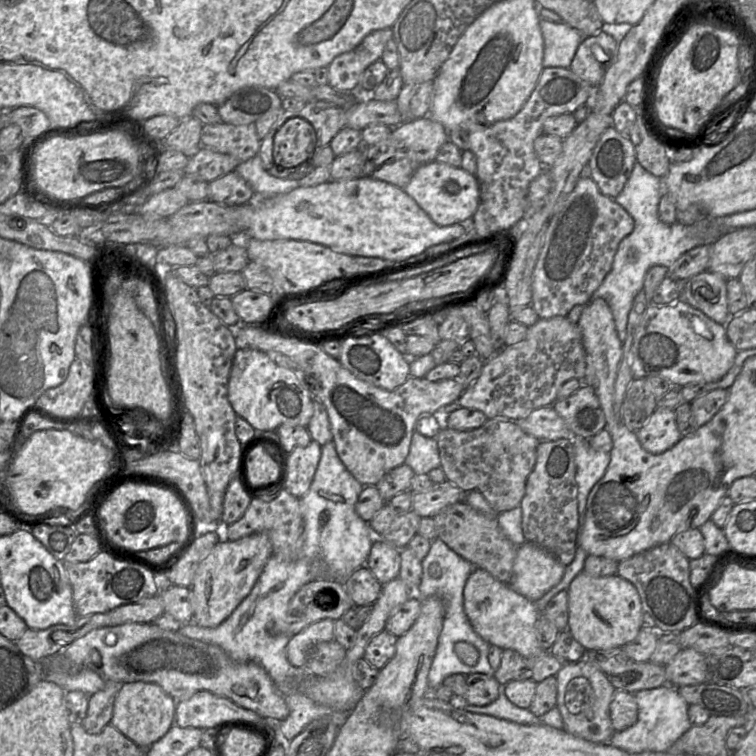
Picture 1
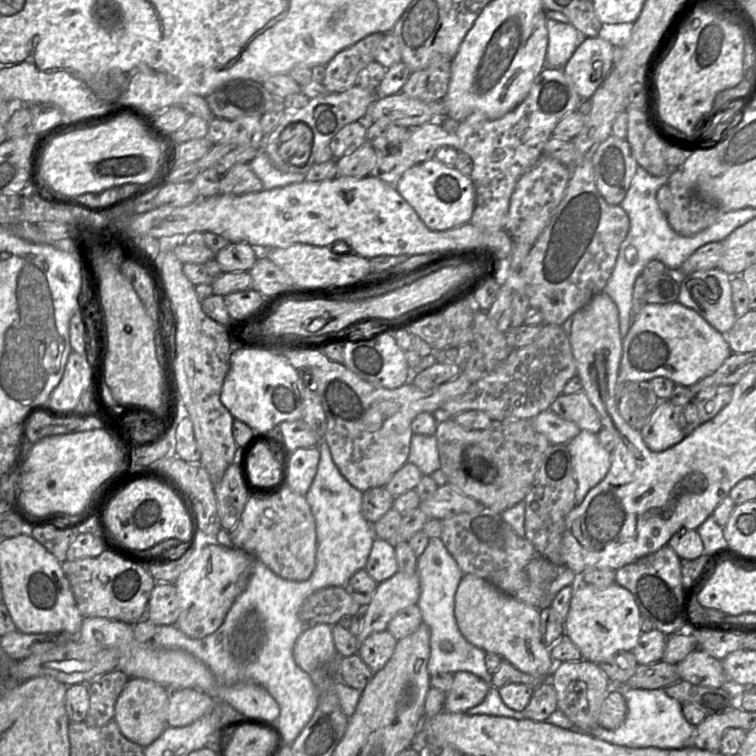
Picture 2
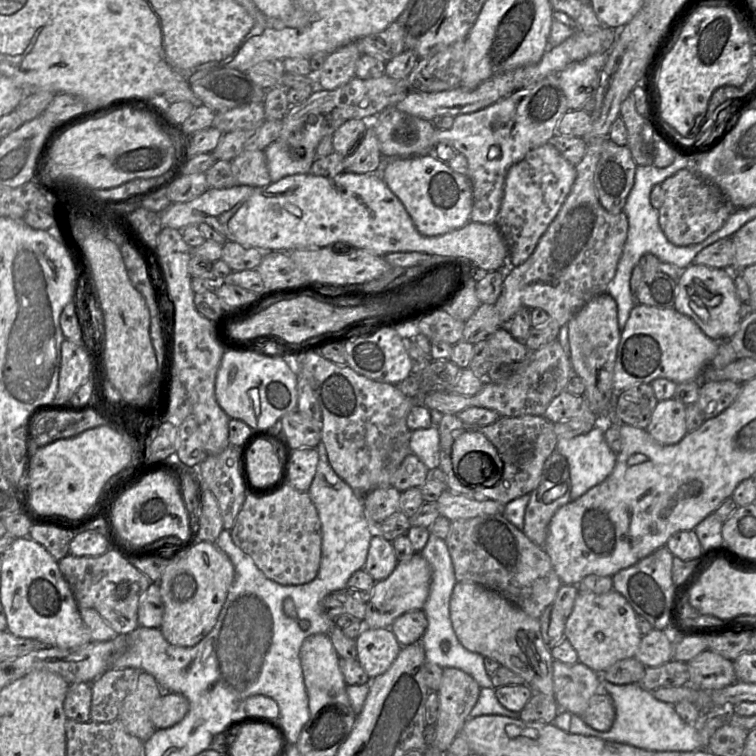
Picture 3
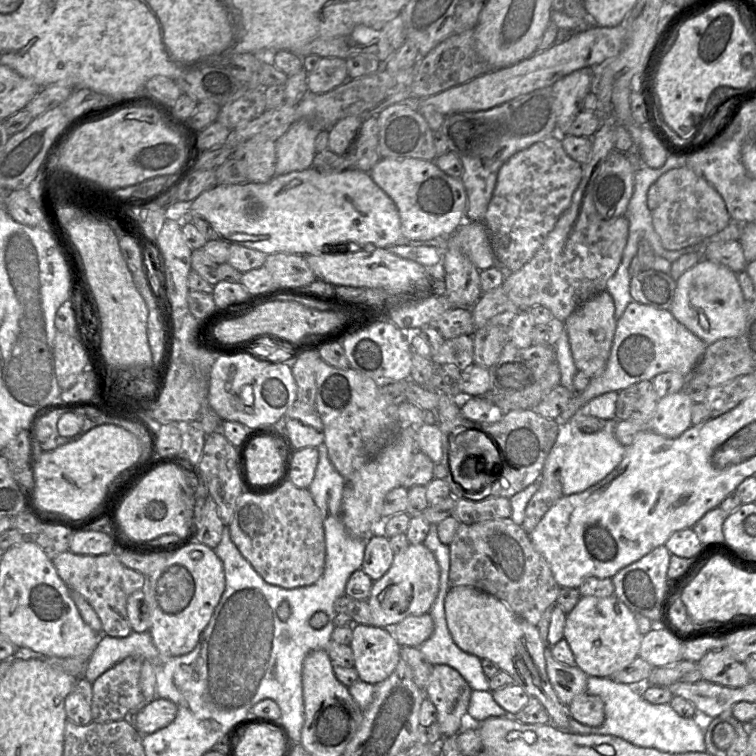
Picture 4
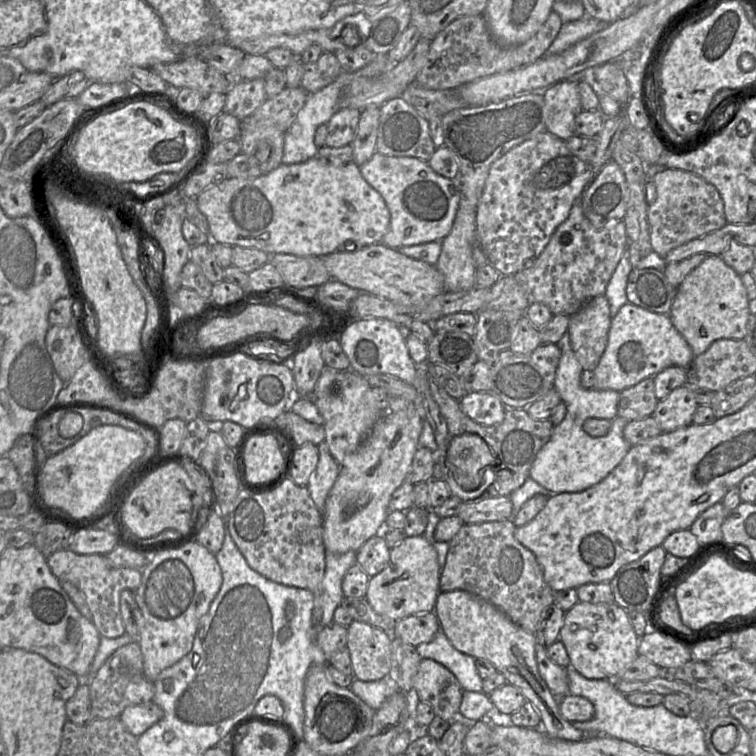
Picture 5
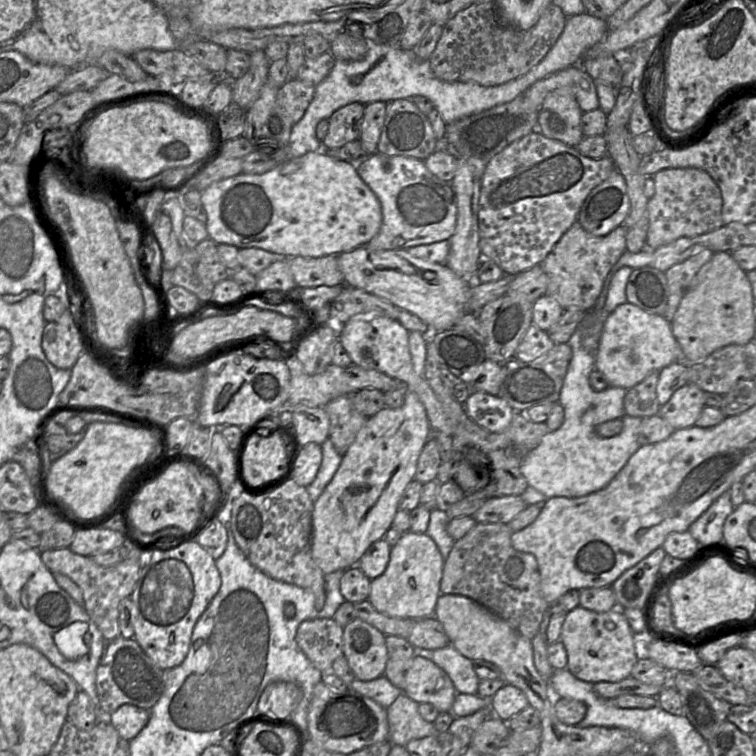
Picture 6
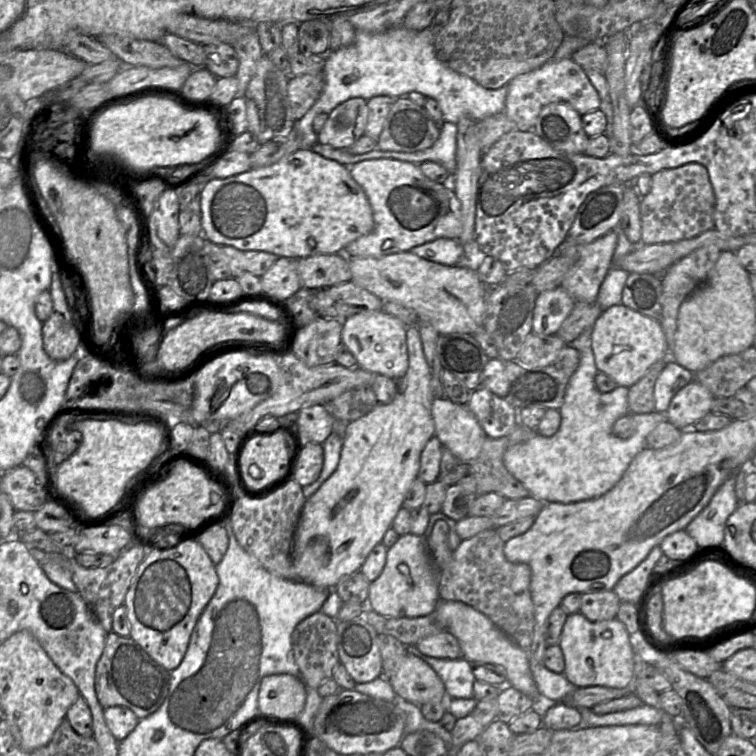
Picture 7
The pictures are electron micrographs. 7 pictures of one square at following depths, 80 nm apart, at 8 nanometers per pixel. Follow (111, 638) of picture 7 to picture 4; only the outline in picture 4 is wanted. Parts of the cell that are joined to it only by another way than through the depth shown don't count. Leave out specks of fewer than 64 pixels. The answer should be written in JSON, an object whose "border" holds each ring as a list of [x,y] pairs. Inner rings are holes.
{"border":[[[130,656],[118,662],[92,683],[92,717],[100,723],[129,719],[146,703],[140,688],[140,671],[143,660]]]}

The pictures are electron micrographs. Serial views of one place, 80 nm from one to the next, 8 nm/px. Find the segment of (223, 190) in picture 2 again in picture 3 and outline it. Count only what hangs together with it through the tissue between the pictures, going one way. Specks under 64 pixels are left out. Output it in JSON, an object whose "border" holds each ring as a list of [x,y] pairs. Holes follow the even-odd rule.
{"border":[[[244,151],[231,161],[235,185],[264,187],[271,183],[265,152]]]}

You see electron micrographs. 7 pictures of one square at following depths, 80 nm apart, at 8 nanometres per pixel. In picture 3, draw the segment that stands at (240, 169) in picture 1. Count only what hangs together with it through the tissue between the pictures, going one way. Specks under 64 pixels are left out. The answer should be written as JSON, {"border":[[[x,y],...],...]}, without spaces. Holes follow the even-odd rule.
{"border":[[[275,140],[264,150],[271,182],[295,174],[310,173],[316,151],[305,152],[303,157],[293,156],[286,143]]]}

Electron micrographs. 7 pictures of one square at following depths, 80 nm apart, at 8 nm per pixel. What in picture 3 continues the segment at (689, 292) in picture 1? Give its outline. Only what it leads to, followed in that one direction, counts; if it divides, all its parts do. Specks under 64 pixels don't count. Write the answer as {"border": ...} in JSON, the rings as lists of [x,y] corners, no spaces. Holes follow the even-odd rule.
{"border":[[[690,264],[681,271],[677,280],[677,297],[673,307],[690,317],[701,330],[715,341],[731,339],[741,323],[740,300],[734,284],[733,269],[710,268]]]}

